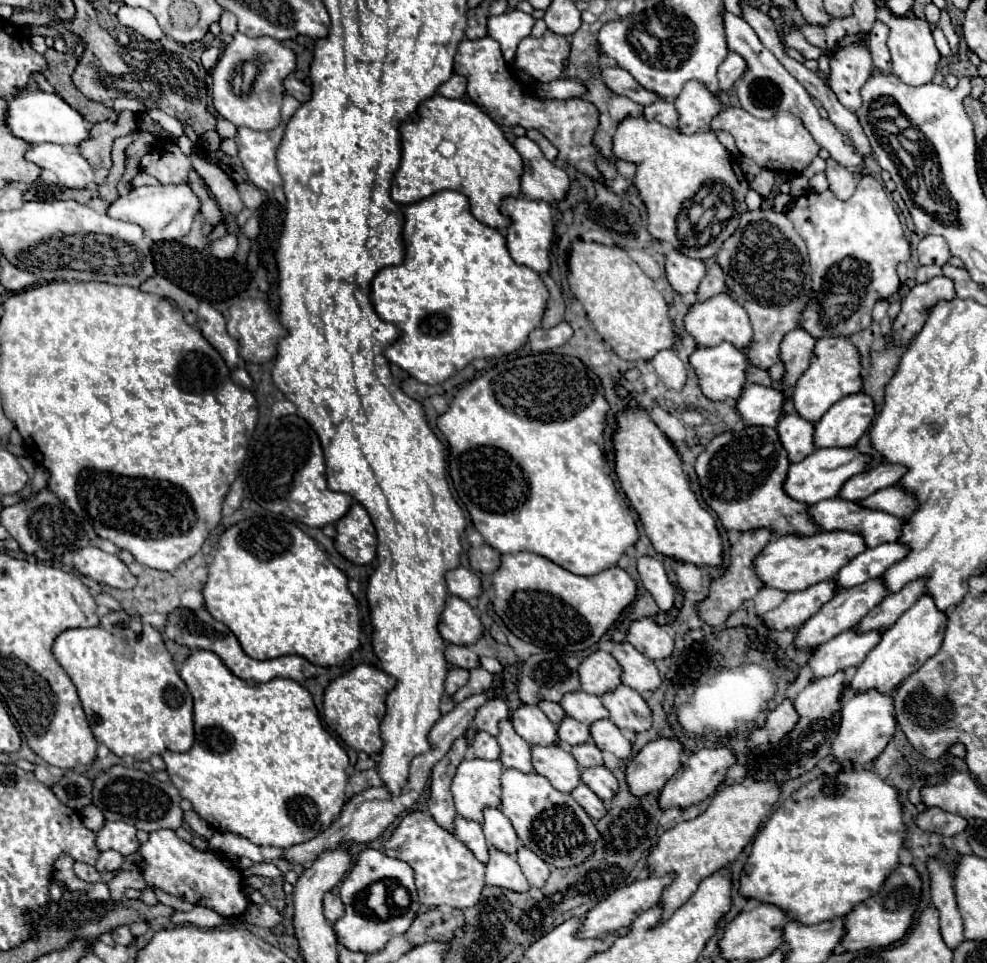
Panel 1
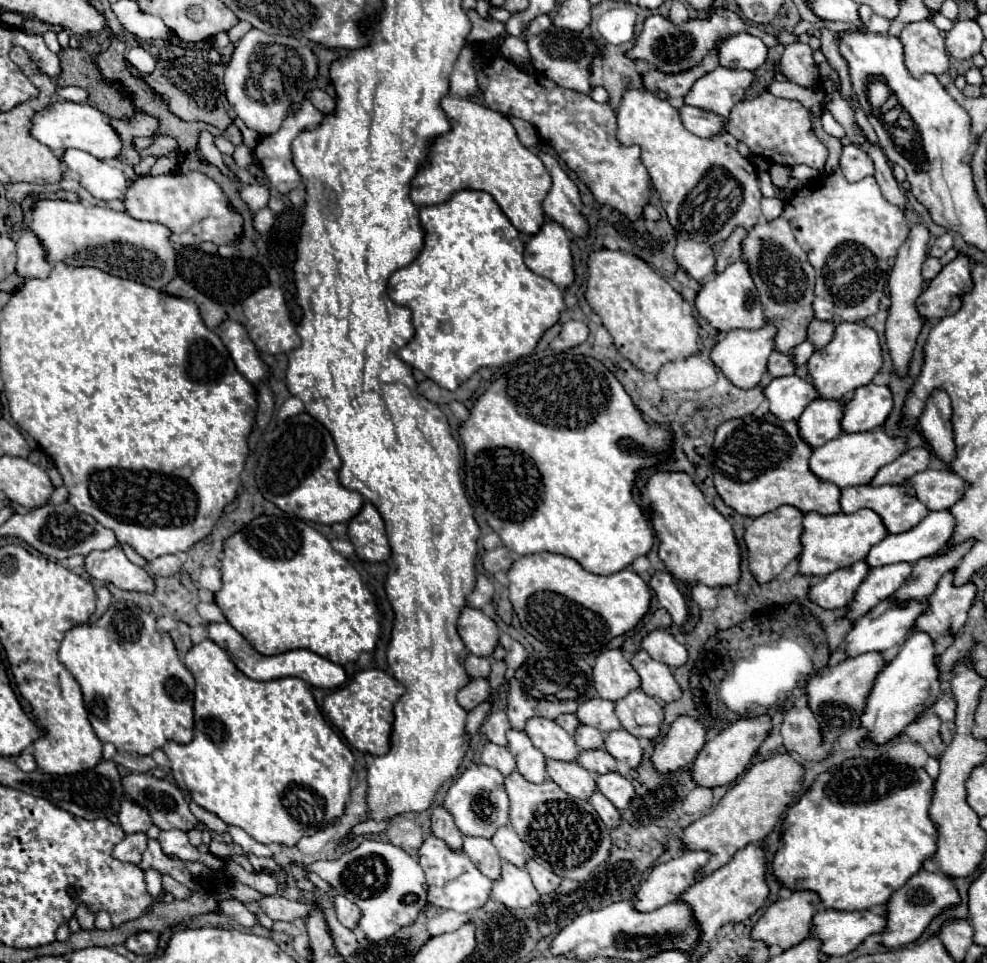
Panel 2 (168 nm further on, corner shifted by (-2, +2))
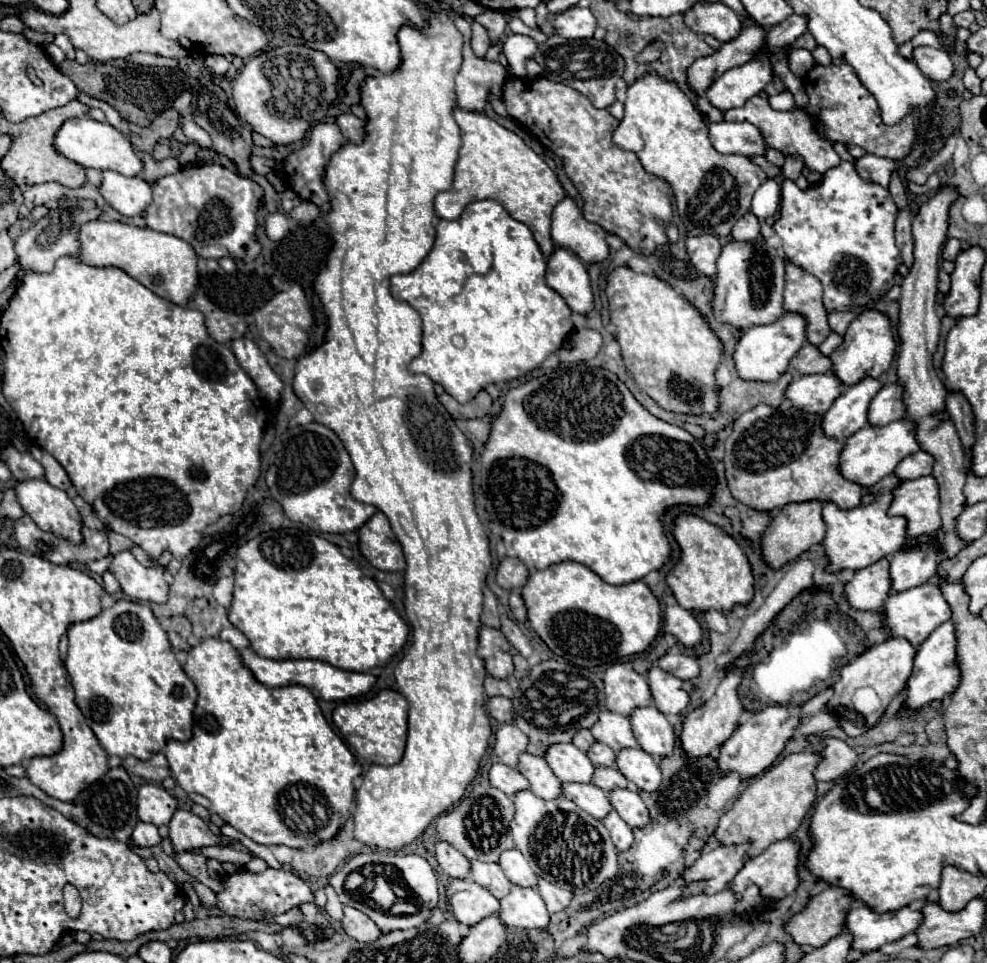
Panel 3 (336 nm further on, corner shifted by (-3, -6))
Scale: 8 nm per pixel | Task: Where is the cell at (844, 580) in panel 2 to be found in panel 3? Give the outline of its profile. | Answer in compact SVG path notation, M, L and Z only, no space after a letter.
M880 559L854 573L852 581L844 585L844 597L850 607L866 611L880 609L890 593L888 559Z

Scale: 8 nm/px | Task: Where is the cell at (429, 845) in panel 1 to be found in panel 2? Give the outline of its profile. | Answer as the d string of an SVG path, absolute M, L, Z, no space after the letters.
M429 837L423 847L419 849L419 863L427 875L429 883L429 903L441 907L441 909L451 909L457 913L471 913L477 911L485 905L485 901L491 895L493 881L487 879L463 853L455 853L447 849L447 845L437 839Z

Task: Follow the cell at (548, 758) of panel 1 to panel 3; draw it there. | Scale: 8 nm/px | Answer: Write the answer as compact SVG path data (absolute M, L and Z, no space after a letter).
M562 783L562 795L596 819L606 817L606 813L612 809L608 793L592 783Z

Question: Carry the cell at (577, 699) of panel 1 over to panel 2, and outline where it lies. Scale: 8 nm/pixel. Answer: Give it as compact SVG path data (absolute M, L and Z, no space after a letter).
M595 697L595 699L581 703L575 715L583 725L593 725L595 729L601 729L601 733L611 733L611 731L623 729L613 709L615 709L613 701Z

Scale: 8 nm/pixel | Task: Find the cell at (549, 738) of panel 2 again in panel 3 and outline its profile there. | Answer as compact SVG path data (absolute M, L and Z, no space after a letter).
M572 743L550 745L544 753L544 759L562 783L566 783L566 781L590 783L590 779L592 779L594 765L586 757L586 753L576 749Z

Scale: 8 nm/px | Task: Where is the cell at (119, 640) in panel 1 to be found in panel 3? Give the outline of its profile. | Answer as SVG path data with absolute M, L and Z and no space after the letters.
M116 601L114 607L104 609L94 619L70 625L68 657L64 665L76 691L76 703L108 755L118 755L122 759L132 755L146 761L162 751L170 739L190 741L192 711L198 691L178 663L168 635L152 615L150 607L134 601Z

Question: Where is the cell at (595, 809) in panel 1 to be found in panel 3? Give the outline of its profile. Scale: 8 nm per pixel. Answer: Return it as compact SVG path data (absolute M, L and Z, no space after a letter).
M612 809L604 819L602 819L602 823L604 823L604 827L610 831L610 837L612 837L612 841L614 841L614 845L620 849L620 851L624 851L624 849L628 849L630 845L632 845L632 829L624 823L624 819Z

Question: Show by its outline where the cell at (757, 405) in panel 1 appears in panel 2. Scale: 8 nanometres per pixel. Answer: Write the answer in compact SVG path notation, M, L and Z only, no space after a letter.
M777 377L765 387L765 397L771 403L771 413L783 421L801 417L803 409L819 397L815 385L809 379Z

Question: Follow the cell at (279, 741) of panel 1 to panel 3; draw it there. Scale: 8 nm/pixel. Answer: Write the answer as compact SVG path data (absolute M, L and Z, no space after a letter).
M204 639L202 643L194 645L188 651L188 661L184 665L184 673L196 683L196 689L198 689L198 701L196 701L196 709L194 709L194 731L192 731L194 735L186 743L182 743L182 741L168 741L166 747L164 747L164 755L168 759L172 777L186 791L186 795L194 803L198 803L204 809L208 809L210 815L220 815L228 825L236 827L238 831L242 831L246 837L250 837L252 841L256 841L260 845L288 845L288 847L294 847L294 849L302 849L306 845L318 845L322 841L332 839L342 829L342 825L350 819L352 797L354 797L354 779L360 775L362 767L354 759L350 749L344 745L344 741L326 723L326 719L324 719L324 715L322 715L312 691L302 687L302 685L288 685L288 687L270 689L270 687L258 683L252 677L252 673L244 667L244 663L240 661L238 651L230 643L220 641L220 639Z

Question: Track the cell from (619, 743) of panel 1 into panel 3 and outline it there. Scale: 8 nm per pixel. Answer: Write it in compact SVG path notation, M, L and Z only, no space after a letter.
M622 749L616 755L616 767L620 769L620 773L630 779L638 789L642 791L656 791L662 775L658 765L654 763L654 759L642 751L642 749Z

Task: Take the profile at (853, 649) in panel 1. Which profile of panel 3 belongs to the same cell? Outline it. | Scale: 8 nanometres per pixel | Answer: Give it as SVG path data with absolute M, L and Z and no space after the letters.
M934 581L924 583L914 589L906 589L906 593L890 595L884 601L882 609L882 627L888 629L890 637L906 639L912 645L920 645L938 625L946 623L950 619L950 607L946 605L946 599L940 593L940 587L934 585Z

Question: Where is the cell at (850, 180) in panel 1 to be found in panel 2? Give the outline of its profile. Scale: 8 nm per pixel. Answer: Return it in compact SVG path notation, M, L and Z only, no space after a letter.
M847 145L843 147L843 153L841 153L841 173L847 181L855 183L855 181L861 181L869 175L875 173L873 169L873 161L871 157L857 145Z

